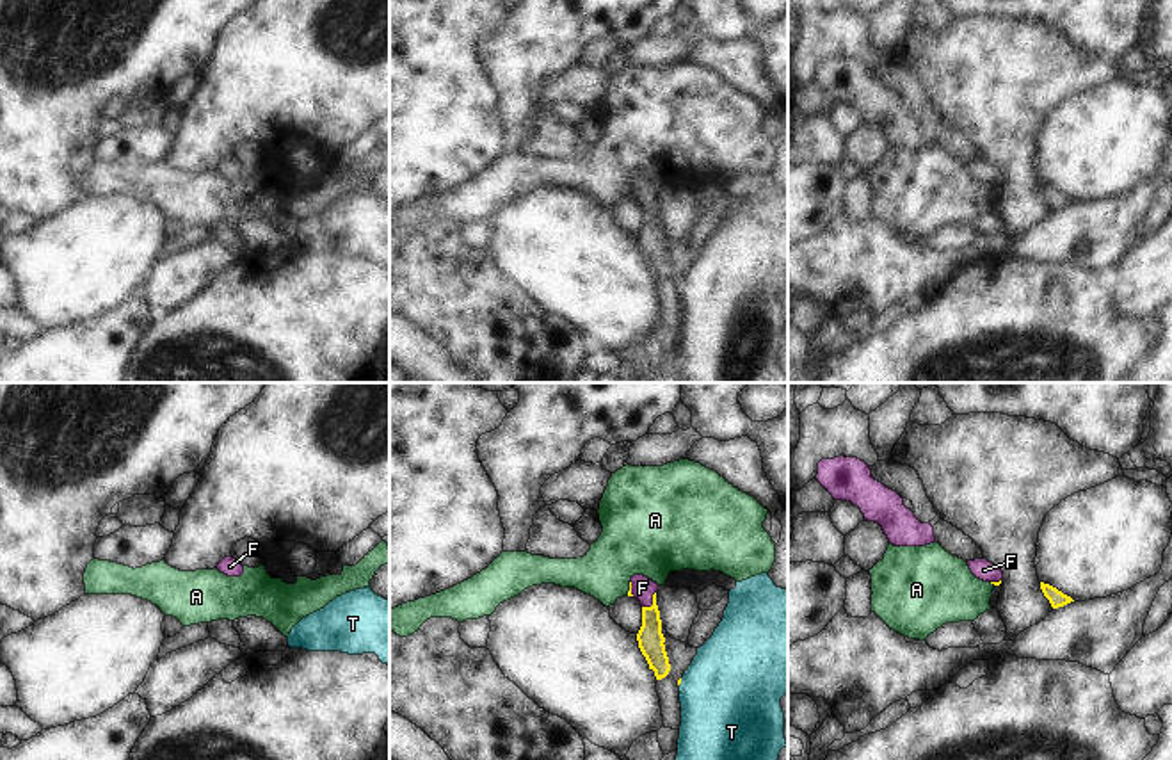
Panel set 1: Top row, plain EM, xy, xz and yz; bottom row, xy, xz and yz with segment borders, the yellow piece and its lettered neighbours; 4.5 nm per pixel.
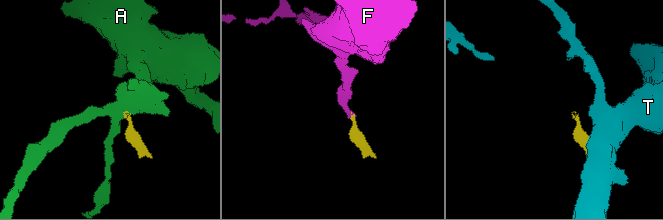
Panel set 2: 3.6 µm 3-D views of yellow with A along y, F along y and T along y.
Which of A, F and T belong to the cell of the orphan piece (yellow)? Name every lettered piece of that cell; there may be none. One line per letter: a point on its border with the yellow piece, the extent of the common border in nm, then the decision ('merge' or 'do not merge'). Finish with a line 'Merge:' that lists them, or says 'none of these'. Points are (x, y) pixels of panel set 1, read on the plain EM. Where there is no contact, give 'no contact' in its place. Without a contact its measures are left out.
A: contact xz (630, 191); length 70 nm; do not merge
F: contact xz (653, 203); length 100 nm; merge
T: contact xz (680, 283); length 40 nm; do not merge
Merge: F

